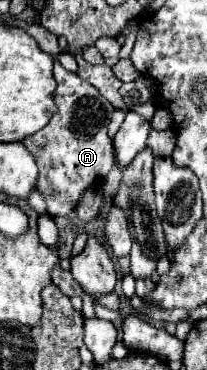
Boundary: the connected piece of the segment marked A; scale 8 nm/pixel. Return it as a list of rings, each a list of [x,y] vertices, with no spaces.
[[[55,60],[55,82],[57,88],[53,98],[57,112],[43,130],[23,140],[39,166],[39,192],[53,218],[73,212],[83,190],[99,178],[105,178],[113,168],[113,146],[107,136],[107,124],[113,114],[111,102],[107,102],[95,86],[81,80],[77,74],[67,72],[59,60]]]

